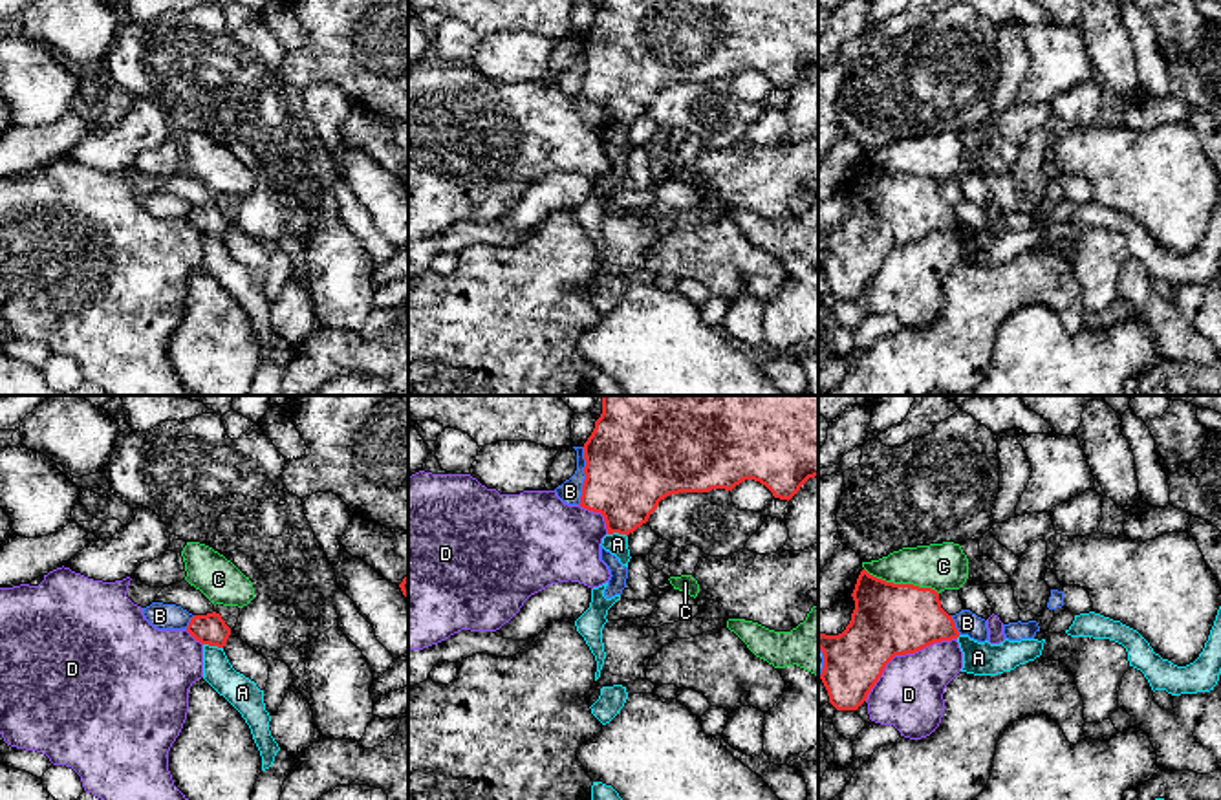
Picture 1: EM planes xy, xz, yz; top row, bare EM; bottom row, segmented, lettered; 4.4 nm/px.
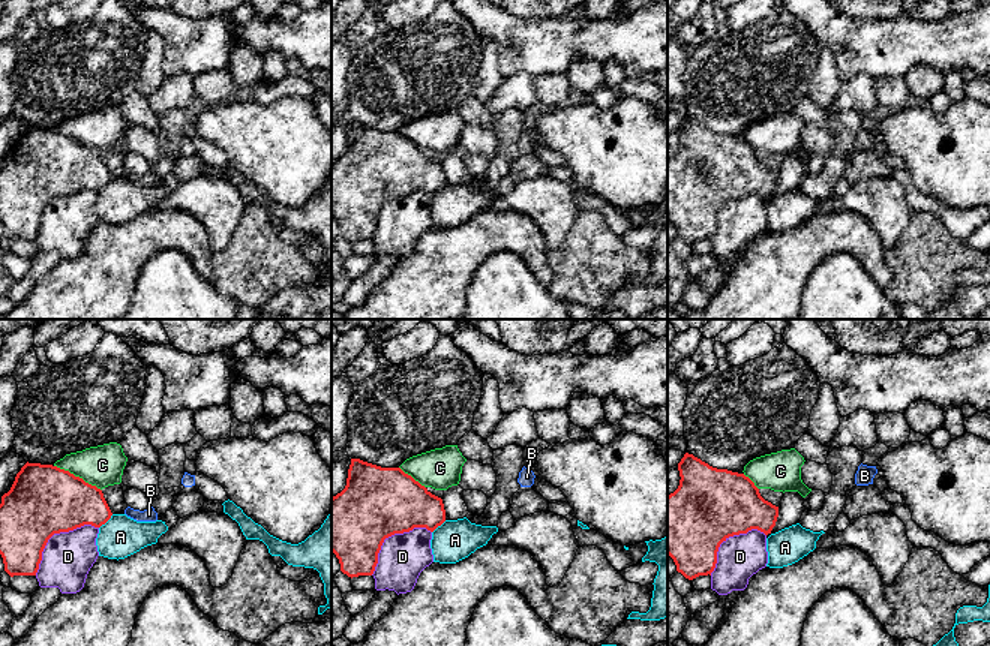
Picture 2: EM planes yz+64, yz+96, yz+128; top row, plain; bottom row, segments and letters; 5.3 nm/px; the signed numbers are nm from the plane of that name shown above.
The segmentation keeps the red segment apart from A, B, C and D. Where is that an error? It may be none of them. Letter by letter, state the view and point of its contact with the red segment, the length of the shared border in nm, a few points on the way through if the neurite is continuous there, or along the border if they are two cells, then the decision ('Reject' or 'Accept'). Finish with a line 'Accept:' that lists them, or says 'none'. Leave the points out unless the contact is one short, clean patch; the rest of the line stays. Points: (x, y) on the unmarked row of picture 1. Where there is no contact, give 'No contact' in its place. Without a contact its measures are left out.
A: Touches red at xy (213, 235). Shared border 90 nm. Boundary: xy (204, 233), (222, 238). Reject
B: Touches red at xz (586, 66). Shared border 260 nm. Reject
C: Touches red at yz (901, 174). Shared border 340 nm. Boundary: yz (864, 158), (886, 171), (930, 176), (938, 183). Reject
D: Touches red at yz (903, 244). Shared border 500 nm. Reject
Accept: none

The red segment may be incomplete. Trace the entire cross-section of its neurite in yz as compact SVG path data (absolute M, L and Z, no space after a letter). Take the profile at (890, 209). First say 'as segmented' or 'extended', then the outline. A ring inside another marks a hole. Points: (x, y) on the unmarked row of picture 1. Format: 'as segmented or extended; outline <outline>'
as segmented; outline M862 159L851 187L855 200L846 220L838 225L818 223L818 238L824 243L820 269L837 300L857 300L895 245L959 227L952 205L941 198L939 183L932 178L886 172Z

